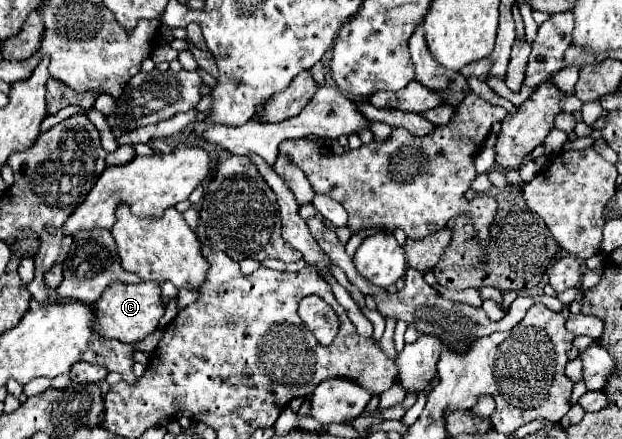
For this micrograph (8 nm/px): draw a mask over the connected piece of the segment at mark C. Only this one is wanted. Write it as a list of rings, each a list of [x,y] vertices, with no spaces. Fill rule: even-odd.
[[[143,281],[137,285],[115,283],[95,303],[95,311],[99,311],[99,323],[95,323],[95,331],[99,331],[99,335],[103,335],[105,339],[117,339],[123,343],[143,341],[157,329],[159,319],[165,313],[161,285],[155,281]]]

